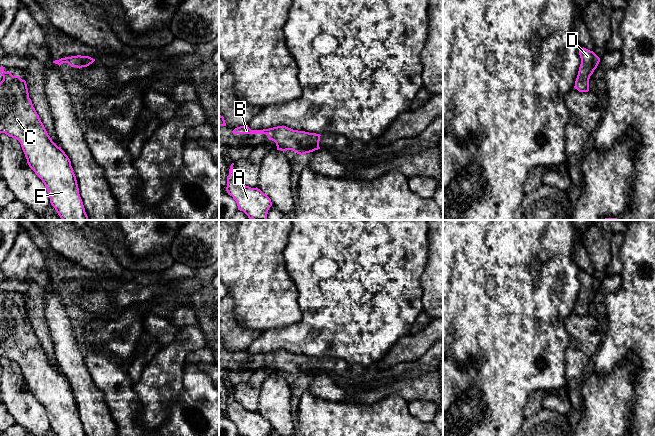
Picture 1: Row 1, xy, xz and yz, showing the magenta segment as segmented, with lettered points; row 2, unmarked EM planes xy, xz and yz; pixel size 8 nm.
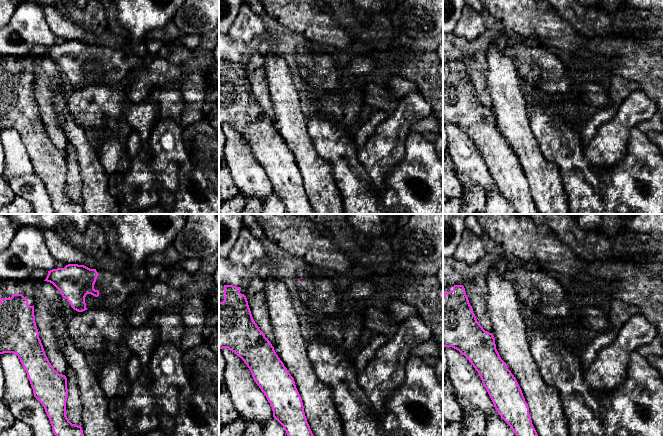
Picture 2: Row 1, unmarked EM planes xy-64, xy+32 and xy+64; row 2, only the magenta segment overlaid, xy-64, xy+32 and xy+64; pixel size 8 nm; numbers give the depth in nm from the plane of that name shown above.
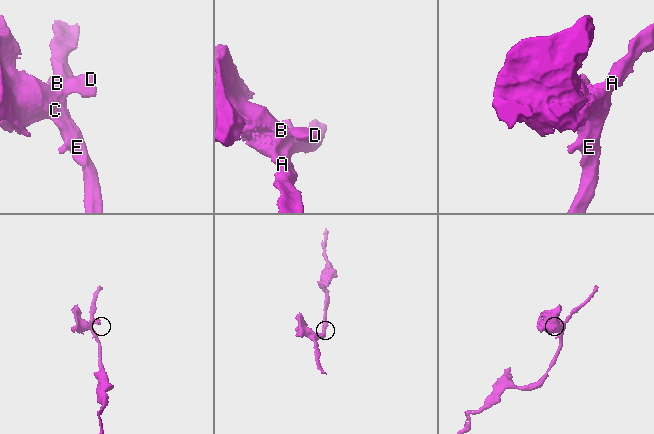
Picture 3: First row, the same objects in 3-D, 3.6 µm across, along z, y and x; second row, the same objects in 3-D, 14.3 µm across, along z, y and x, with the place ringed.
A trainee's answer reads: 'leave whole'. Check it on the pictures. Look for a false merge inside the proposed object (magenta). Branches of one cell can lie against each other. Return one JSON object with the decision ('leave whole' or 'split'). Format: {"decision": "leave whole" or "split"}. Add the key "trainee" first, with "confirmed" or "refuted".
{"trainee": "confirmed", "decision": "leave whole"}

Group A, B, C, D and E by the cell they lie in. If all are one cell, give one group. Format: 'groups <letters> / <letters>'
groups A B C D E

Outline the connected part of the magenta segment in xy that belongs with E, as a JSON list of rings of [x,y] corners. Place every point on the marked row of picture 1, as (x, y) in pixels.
[[[0,67],[3,77],[0,82],[0,133],[20,142],[29,167],[44,183],[50,203],[62,220],[88,220],[70,159],[48,135],[29,98],[26,81],[5,72],[4,68]]]

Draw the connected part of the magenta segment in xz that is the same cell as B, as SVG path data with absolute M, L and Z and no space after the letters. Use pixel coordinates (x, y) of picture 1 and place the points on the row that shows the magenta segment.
M246 125L235 128L232 133L267 134L268 139L276 143L277 150L292 150L300 155L320 149L320 134L293 130L286 126L277 126L263 130L251 130L248 125Z

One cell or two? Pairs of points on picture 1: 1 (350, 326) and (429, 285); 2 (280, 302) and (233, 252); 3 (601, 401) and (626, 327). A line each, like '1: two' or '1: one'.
1: two
2: one
3: two

